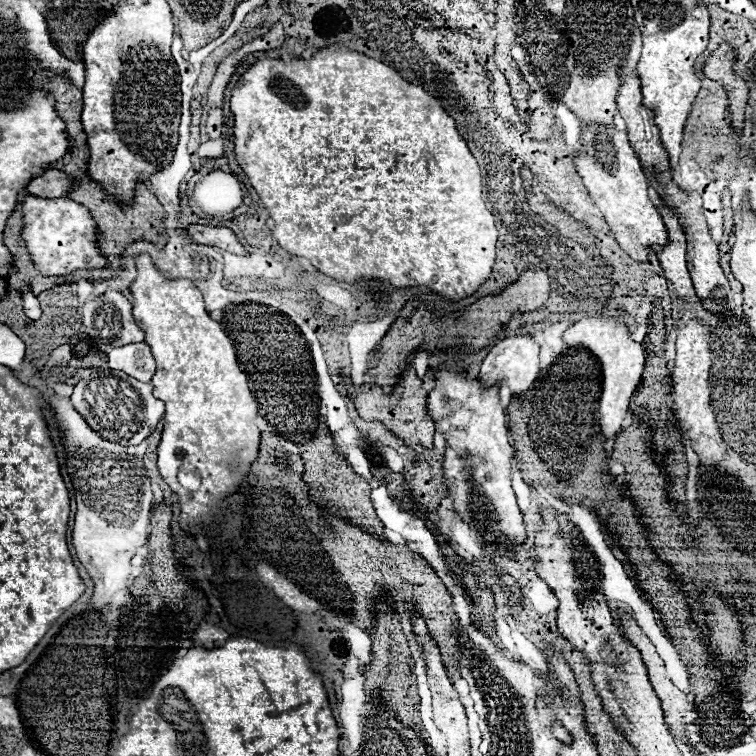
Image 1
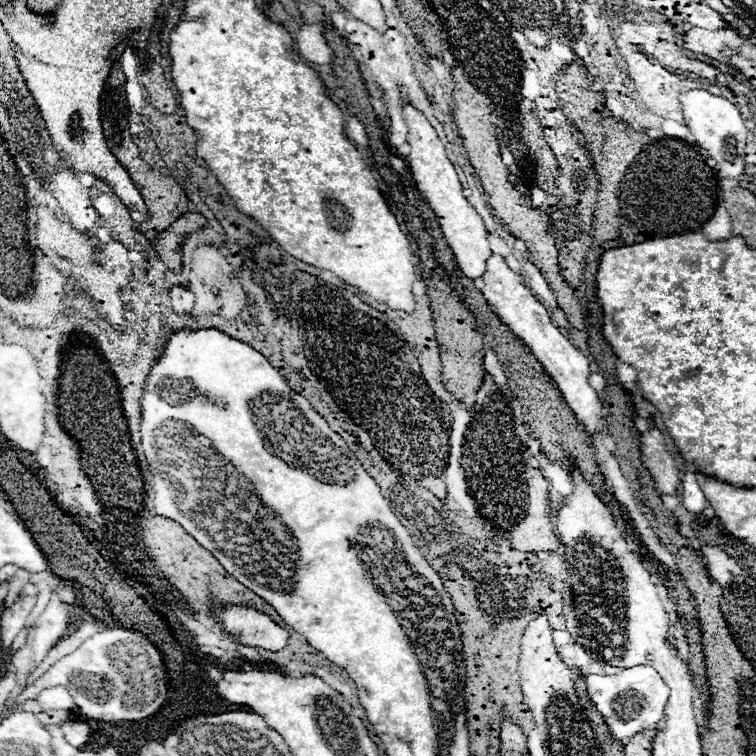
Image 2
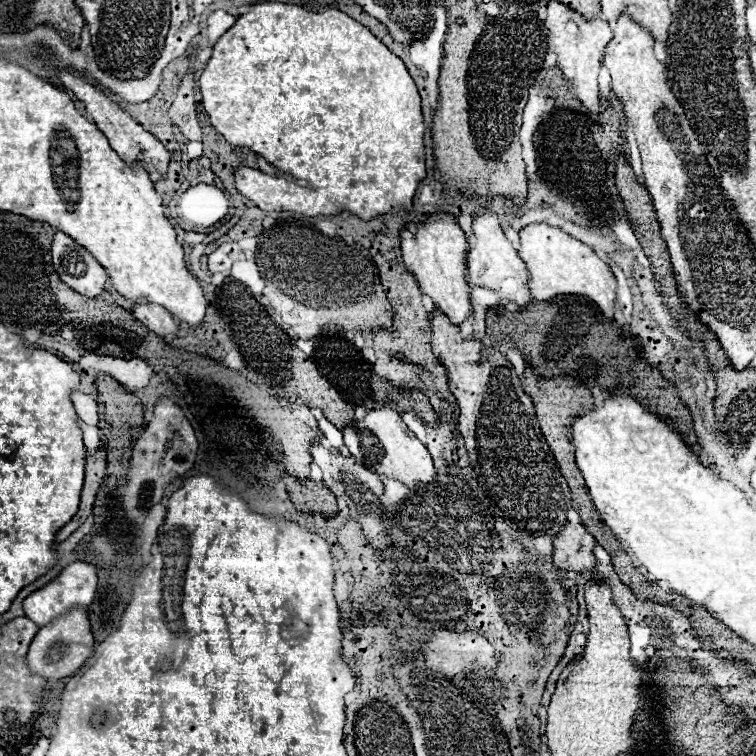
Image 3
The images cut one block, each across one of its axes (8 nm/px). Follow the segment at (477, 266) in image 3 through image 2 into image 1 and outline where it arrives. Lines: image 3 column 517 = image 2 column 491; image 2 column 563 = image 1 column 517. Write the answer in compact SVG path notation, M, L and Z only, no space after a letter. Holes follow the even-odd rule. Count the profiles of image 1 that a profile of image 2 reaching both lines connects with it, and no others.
M518 334L518 336L502 338L490 348L488 356L482 362L482 368L480 368L478 376L488 386L508 382L508 386L512 390L512 396L522 396L528 388L532 388L532 384L538 378L538 372L540 372L538 352L540 352L540 346L538 346L538 342L532 334Z

